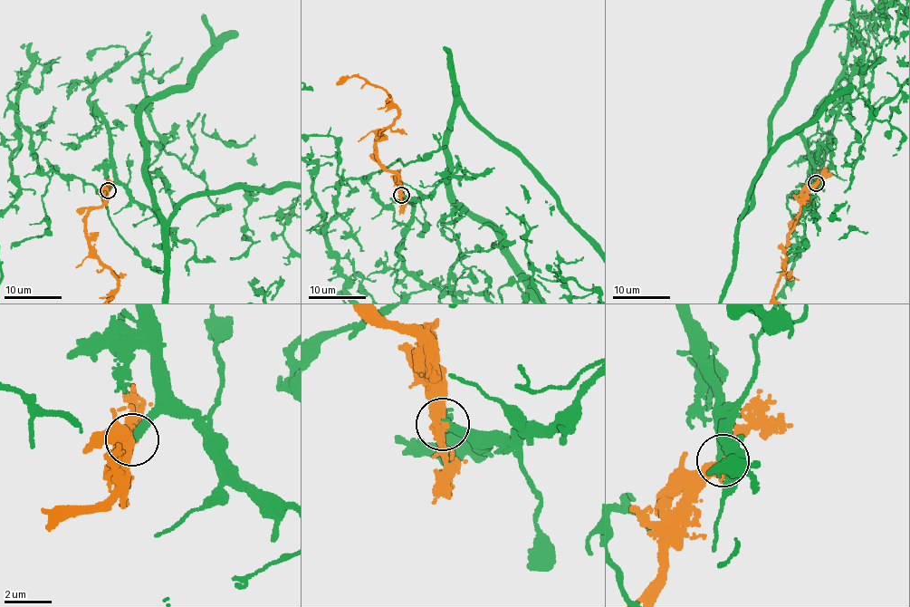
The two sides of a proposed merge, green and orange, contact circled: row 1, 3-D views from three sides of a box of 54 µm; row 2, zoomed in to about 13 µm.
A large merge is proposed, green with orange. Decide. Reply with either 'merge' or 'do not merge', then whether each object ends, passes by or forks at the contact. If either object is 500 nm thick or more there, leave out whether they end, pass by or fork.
merge | green ends | orange passes by

